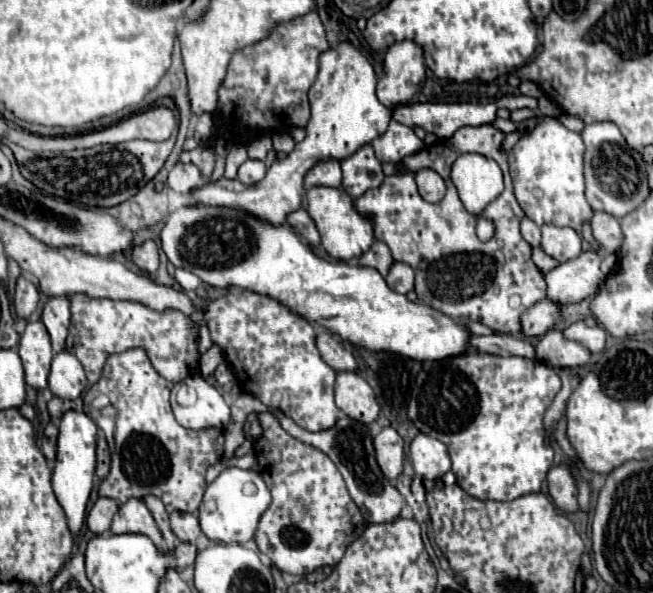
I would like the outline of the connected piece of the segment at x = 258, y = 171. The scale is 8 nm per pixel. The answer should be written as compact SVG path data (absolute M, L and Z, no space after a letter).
M247 159L241 167L239 167L239 181L245 185L255 185L257 181L261 181L265 177L265 165L263 161L253 161Z

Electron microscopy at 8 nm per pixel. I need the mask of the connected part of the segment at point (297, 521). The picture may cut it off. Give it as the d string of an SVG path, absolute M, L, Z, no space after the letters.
M261 413L259 421L265 433L255 443L255 453L273 497L255 533L259 551L265 553L279 571L303 577L317 567L337 565L345 549L367 527L359 507L347 493L339 469L319 449L287 435L271 413Z

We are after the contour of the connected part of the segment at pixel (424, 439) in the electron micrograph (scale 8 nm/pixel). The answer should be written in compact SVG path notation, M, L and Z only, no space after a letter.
M419 433L411 441L409 451L411 451L411 463L415 473L423 475L425 479L437 479L451 469L447 447L439 439Z

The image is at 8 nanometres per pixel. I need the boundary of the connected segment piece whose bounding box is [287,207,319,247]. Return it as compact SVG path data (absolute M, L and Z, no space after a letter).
M299 207L299 209L293 211L293 213L289 213L287 223L289 223L309 245L313 245L313 247L319 245L319 231L317 231L313 219L309 217L309 213L307 213L303 207Z

